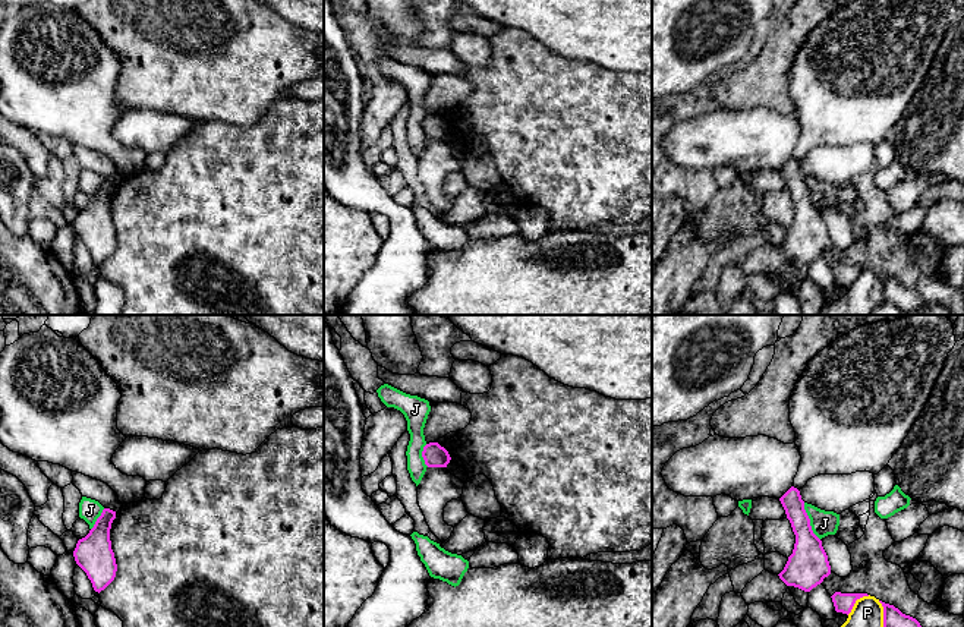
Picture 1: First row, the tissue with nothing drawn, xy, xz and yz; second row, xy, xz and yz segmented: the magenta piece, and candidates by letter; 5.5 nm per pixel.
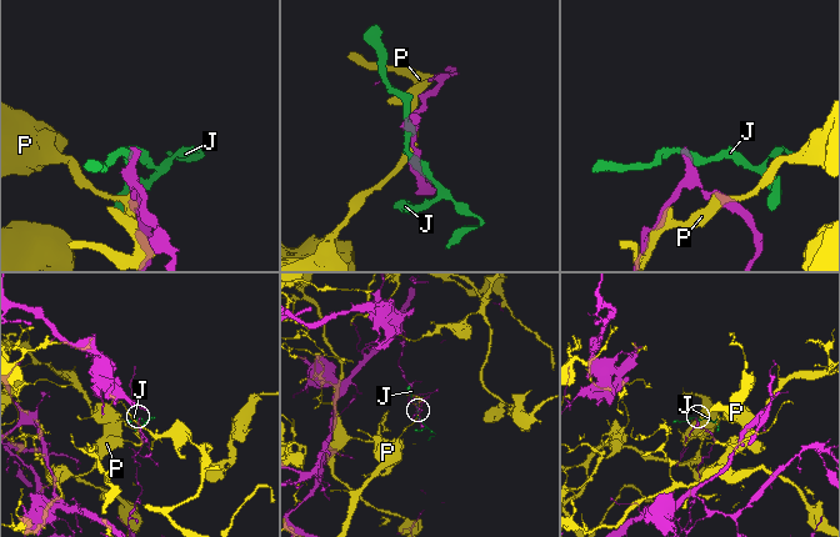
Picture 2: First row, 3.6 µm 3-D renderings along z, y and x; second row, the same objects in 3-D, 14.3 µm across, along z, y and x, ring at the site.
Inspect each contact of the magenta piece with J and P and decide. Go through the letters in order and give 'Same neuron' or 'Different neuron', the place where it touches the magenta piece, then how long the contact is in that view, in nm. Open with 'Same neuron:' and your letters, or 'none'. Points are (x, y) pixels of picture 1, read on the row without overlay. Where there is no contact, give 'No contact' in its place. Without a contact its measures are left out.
Same neuron: none
J: Different neuron. Touches magenta at yz (809, 194). Shared border 220 nm
P: Different neuron. Touches magenta at yz (856, 271). Shared border 170 nm

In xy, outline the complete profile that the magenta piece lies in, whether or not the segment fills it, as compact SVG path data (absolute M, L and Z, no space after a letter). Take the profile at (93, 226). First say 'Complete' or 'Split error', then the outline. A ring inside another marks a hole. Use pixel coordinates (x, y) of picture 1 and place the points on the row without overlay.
Complete. M104 180L89 205L73 223L76 236L86 245L95 264L104 262L116 249L117 236L111 221L110 201L116 183Z

